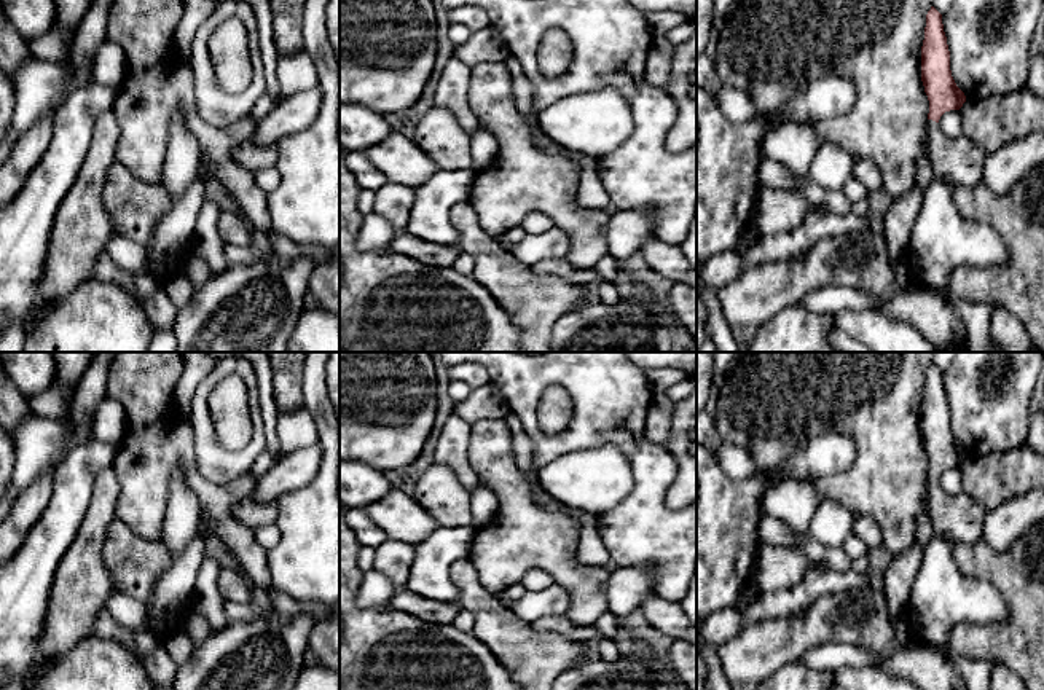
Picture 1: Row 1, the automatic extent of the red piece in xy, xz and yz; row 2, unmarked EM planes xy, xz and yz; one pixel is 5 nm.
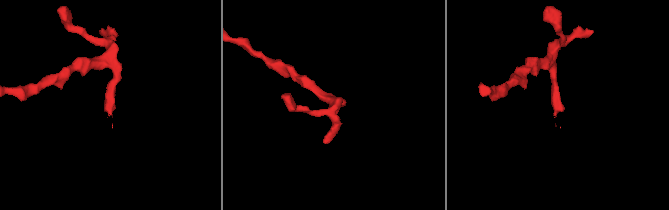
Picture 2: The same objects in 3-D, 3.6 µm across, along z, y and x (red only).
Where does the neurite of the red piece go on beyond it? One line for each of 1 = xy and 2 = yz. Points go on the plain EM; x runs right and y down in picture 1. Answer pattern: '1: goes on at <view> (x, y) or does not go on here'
1: does not go on here
2: goes on at yz (961, 517)

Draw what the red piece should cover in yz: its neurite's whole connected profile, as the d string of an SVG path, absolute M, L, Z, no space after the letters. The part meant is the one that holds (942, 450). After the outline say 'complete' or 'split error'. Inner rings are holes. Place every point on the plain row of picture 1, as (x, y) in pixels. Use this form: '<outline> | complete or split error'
M934 363L926 371L921 438L929 457L928 492L934 531L950 534L963 543L980 542L987 510L966 494L947 496L939 483L940 473L960 467L966 453L952 433L942 371Z | split error

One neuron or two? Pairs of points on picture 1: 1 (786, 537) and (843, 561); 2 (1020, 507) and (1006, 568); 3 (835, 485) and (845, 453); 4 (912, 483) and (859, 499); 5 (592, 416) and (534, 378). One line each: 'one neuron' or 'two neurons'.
1: one neuron
2: two neurons
3: two neurons
4: one neuron
5: one neuron

